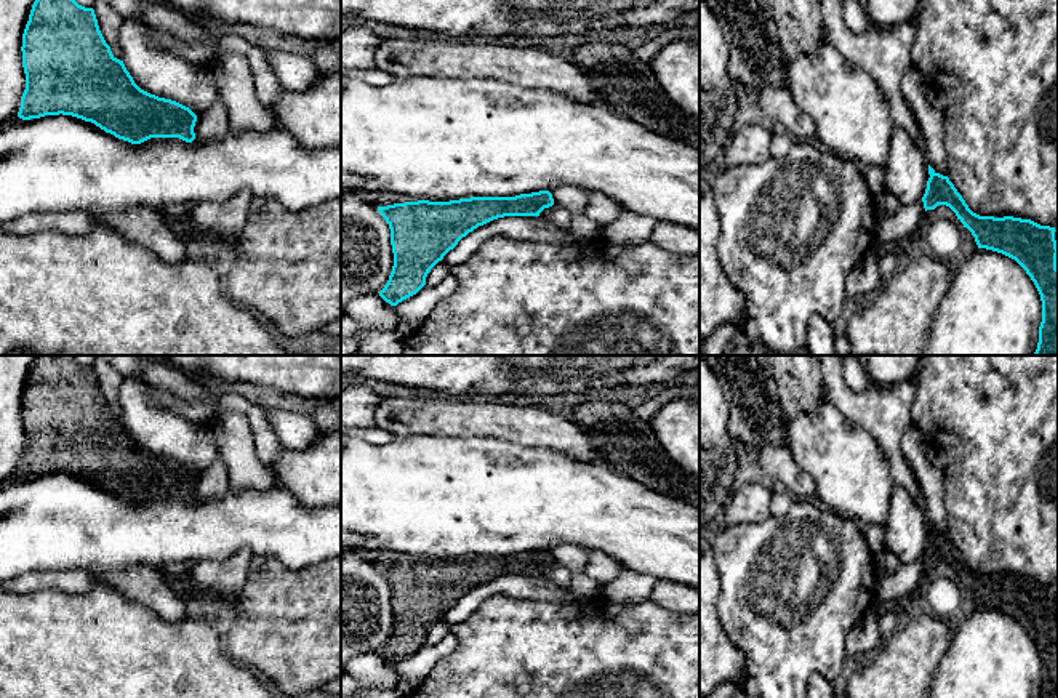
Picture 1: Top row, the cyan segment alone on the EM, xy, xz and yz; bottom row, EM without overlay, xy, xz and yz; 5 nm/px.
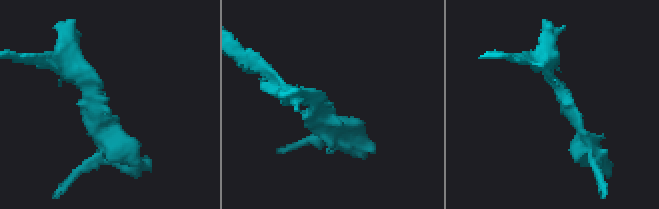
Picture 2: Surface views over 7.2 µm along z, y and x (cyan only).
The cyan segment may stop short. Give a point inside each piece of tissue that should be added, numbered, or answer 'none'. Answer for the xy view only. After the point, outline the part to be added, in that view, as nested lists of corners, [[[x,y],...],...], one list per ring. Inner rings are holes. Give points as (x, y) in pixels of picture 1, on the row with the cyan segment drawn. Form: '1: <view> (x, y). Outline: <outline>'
none

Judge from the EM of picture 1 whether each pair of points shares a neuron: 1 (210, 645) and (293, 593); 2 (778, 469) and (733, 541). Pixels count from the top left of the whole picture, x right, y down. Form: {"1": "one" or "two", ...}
{"1": "two", "2": "two"}

